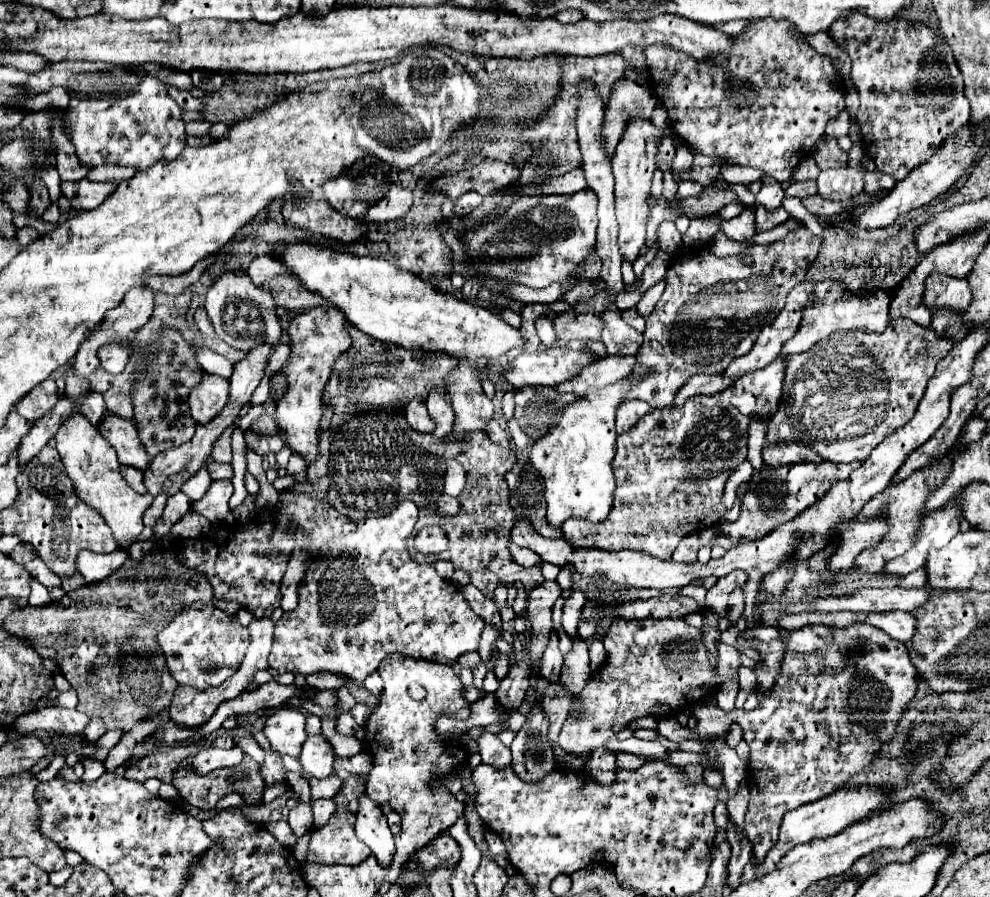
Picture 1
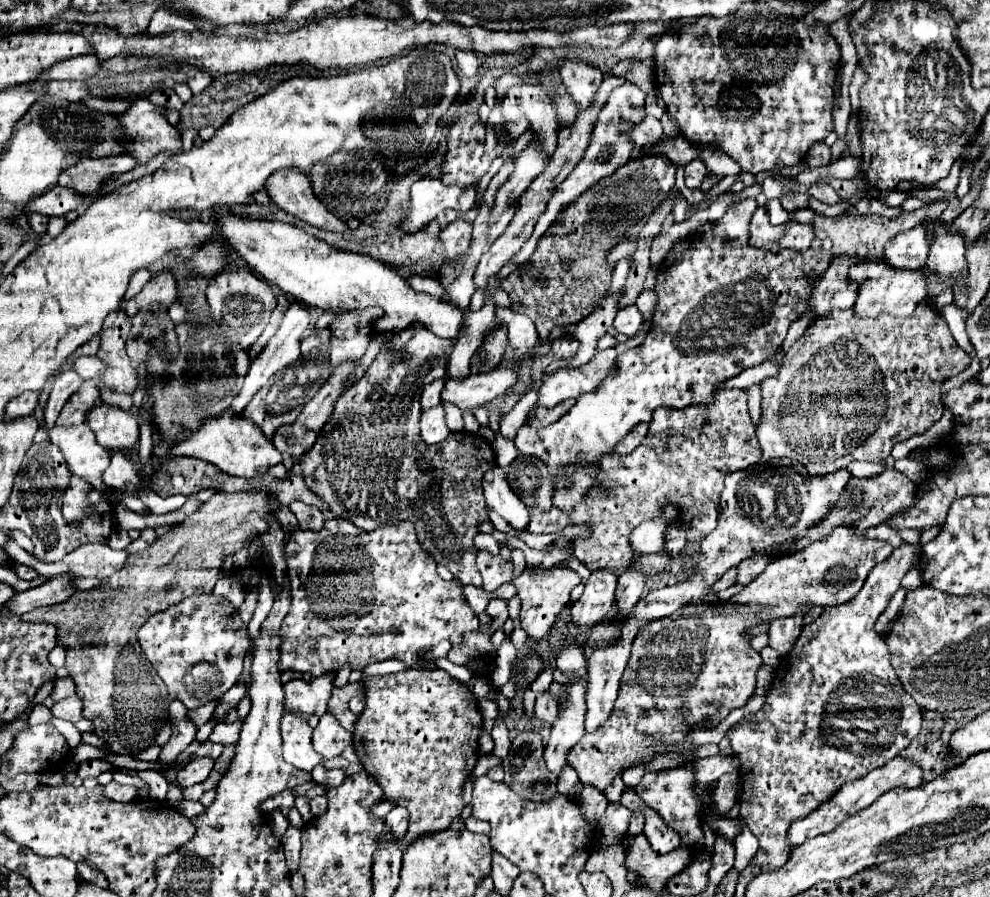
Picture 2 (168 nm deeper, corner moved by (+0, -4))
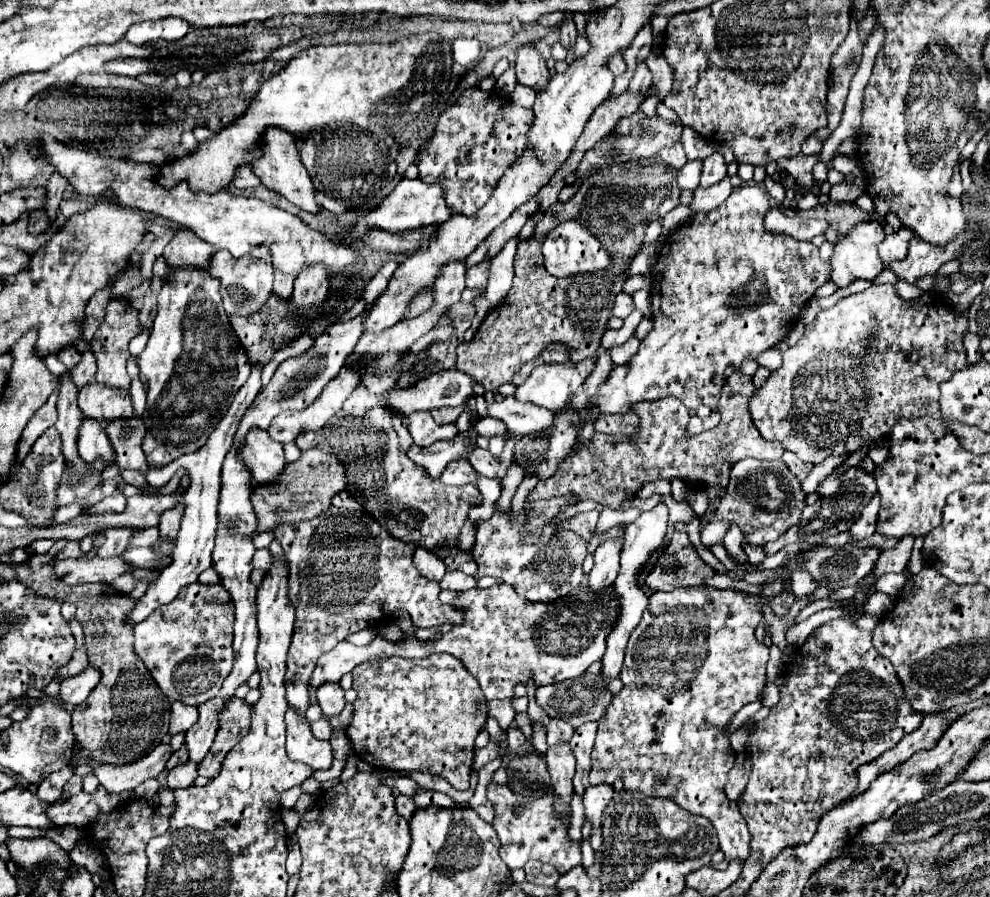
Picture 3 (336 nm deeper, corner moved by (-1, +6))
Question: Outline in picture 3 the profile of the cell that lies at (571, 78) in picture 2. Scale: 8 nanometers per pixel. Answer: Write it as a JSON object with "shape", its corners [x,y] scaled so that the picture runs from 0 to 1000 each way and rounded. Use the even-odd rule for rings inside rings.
{"shape":[[[572,13],[572,20],[568,25],[568,31],[566,31],[566,47],[572,56],[578,56],[580,54],[580,47],[584,42],[584,36],[582,36],[582,29],[580,29],[580,22],[578,22],[578,16]]]}

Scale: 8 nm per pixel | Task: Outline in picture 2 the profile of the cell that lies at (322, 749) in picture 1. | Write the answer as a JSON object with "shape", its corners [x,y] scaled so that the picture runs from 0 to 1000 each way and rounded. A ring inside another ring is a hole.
{"shape":[[[334,796],[324,798],[320,812],[316,814],[316,834],[330,847],[342,843],[353,829],[355,829],[355,816],[346,814]]]}

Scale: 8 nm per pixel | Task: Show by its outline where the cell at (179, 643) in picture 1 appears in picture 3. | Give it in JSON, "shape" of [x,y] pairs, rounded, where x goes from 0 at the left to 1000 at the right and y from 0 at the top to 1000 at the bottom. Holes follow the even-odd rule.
{"shape":[[[196,649],[196,651],[190,651],[188,656],[184,656],[184,660],[180,662],[180,667],[178,669],[174,669],[172,673],[168,673],[168,676],[164,676],[164,678],[160,678],[160,680],[156,680],[145,693],[141,693],[141,696],[137,696],[135,698],[135,727],[137,727],[137,731],[147,740],[147,745],[152,747],[152,751],[154,751],[154,756],[158,758],[158,763],[162,765],[162,769],[168,774],[168,778],[172,780],[172,783],[184,783],[184,785],[190,785],[190,787],[200,787],[200,785],[206,785],[208,780],[212,780],[212,778],[216,778],[218,774],[220,774],[220,769],[224,767],[224,760],[228,758],[228,754],[234,749],[234,742],[236,742],[236,725],[232,722],[232,718],[234,718],[234,698],[236,698],[236,673],[234,673],[234,669],[232,669],[232,662],[228,660],[228,656],[224,656],[224,651],[214,651],[214,653],[210,653],[210,651],[202,651],[202,649]]]}

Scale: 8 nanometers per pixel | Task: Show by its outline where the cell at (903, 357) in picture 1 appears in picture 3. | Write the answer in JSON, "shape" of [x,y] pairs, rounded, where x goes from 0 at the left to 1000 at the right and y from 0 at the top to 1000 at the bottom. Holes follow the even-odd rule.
{"shape":[[[895,326],[891,337],[879,337],[879,332],[873,332],[871,337],[871,332],[865,334],[857,330],[828,348],[824,357],[814,363],[806,384],[790,395],[790,408],[778,417],[774,428],[764,435],[756,450],[760,470],[770,488],[786,491],[810,515],[826,517],[836,508],[865,504],[867,499],[863,499],[863,488],[867,491],[867,486],[875,486],[879,493],[885,486],[895,486],[907,464],[949,464],[949,426],[960,424],[966,412],[972,412],[978,406],[972,381],[978,368],[978,350],[966,352],[960,339],[947,332],[947,328],[931,328],[925,334],[911,334],[909,330],[899,330],[899,326]],[[879,357],[887,357],[887,361],[891,361],[891,370],[885,370],[885,366],[871,366],[873,372],[867,370],[867,366],[873,359],[879,361]]]}

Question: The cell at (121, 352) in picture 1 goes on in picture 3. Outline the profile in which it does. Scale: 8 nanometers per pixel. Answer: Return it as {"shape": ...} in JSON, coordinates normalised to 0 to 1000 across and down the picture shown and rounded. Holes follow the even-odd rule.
{"shape":[[[63,388],[63,392],[59,392],[57,399],[59,399],[69,412],[73,412],[73,410],[81,404],[81,395],[79,395],[75,388]]]}

